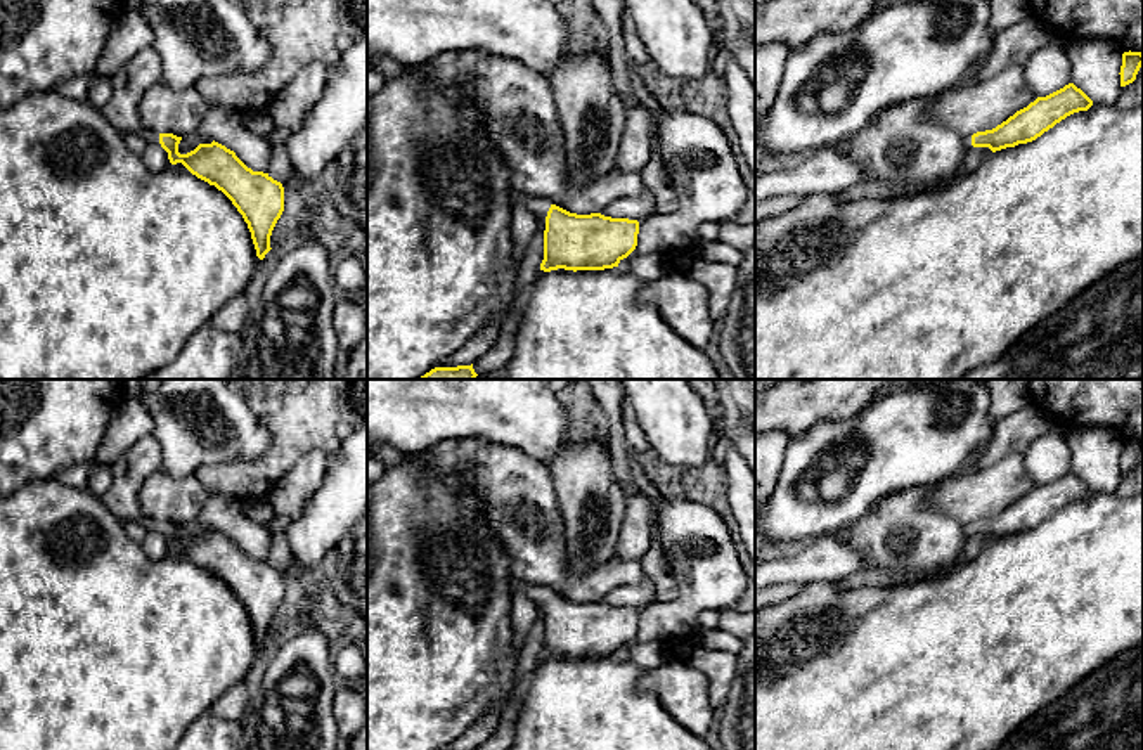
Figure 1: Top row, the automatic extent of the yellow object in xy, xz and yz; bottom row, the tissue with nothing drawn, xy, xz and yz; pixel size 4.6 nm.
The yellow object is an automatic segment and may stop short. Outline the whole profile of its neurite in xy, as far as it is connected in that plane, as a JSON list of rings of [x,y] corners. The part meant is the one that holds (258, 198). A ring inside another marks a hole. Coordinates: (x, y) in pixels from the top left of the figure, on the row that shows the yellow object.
[[[137,52],[113,78],[113,95],[100,109],[123,135],[137,133],[147,144],[159,144],[171,165],[182,163],[192,175],[222,191],[242,215],[260,260],[272,249],[270,236],[284,211],[284,187],[268,173],[253,171],[234,151],[218,142],[199,144],[187,154],[178,152],[182,137],[158,133],[144,126],[139,102],[147,88],[163,81],[158,52]]]

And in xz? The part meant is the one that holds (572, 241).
[[[530,196],[525,204],[537,218],[546,218],[544,272],[613,268],[637,246],[637,220],[577,215],[540,196]]]

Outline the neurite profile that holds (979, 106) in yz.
[[[1010,64],[994,76],[939,94],[928,106],[928,120],[965,139],[996,128],[1036,99],[1024,66]]]

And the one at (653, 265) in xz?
[[[667,253],[632,255],[627,270],[643,281],[653,281],[668,272]]]

